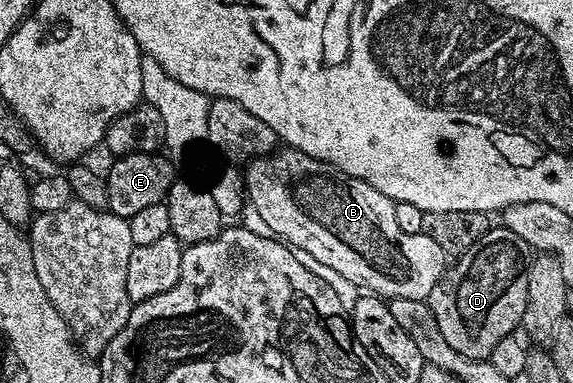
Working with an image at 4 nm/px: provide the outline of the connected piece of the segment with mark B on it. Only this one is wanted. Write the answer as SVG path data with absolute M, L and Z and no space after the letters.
M287 147L247 162L243 178L247 200L262 215L262 223L271 236L287 243L293 250L306 251L323 266L338 271L343 278L350 279L369 294L385 299L397 297L422 301L434 291L438 279L444 274L446 254L442 247L425 233L406 235L406 231L401 231L394 215L396 202L382 195L382 191L374 191L370 183L362 183L362 179L354 179L341 169Z

